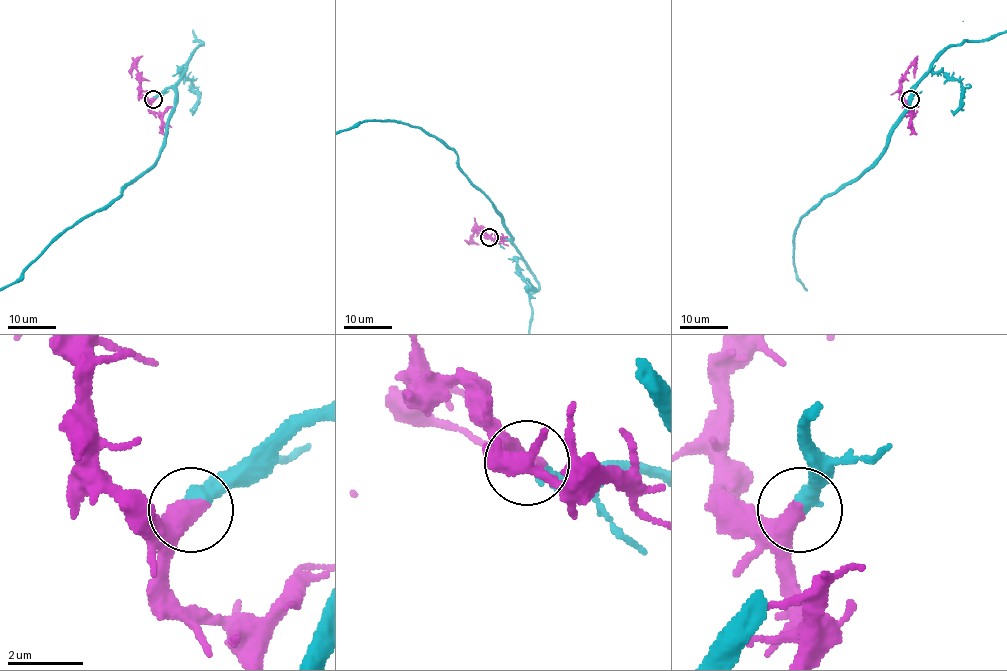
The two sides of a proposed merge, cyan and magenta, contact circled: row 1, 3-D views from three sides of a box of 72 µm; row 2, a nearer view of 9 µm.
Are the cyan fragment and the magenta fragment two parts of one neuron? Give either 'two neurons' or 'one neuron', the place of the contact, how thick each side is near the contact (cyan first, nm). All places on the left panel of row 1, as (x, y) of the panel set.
one neuron; at (153, 99); 440 nm thick on the cyan side, 550 nm on the other

